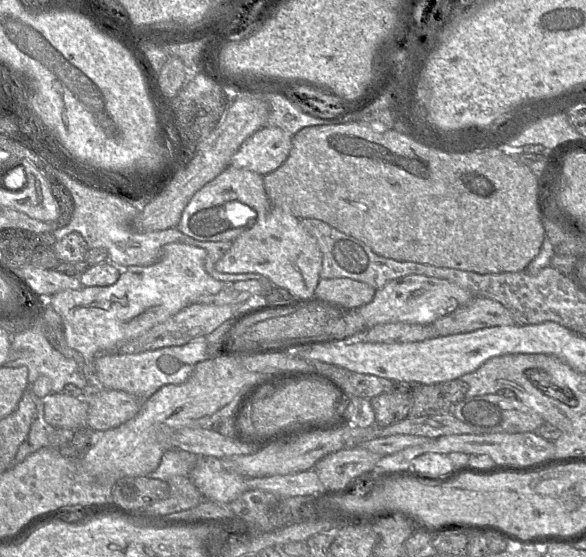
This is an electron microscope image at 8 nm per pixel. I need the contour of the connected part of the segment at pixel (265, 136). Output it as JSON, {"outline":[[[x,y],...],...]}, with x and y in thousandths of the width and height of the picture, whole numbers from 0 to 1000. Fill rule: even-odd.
{"outline":[[[451,228],[423,246],[396,280],[392,296],[452,316],[474,303],[491,284],[498,246],[474,228]]]}

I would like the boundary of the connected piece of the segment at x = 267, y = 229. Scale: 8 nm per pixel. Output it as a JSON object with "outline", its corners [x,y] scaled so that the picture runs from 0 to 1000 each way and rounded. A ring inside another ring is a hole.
{"outline":[[[464,372],[449,393],[398,431],[394,445],[367,474],[377,490],[440,490],[468,513],[491,521],[500,531],[536,533],[549,479],[549,454],[541,431],[531,424],[503,388],[478,372]]]}

